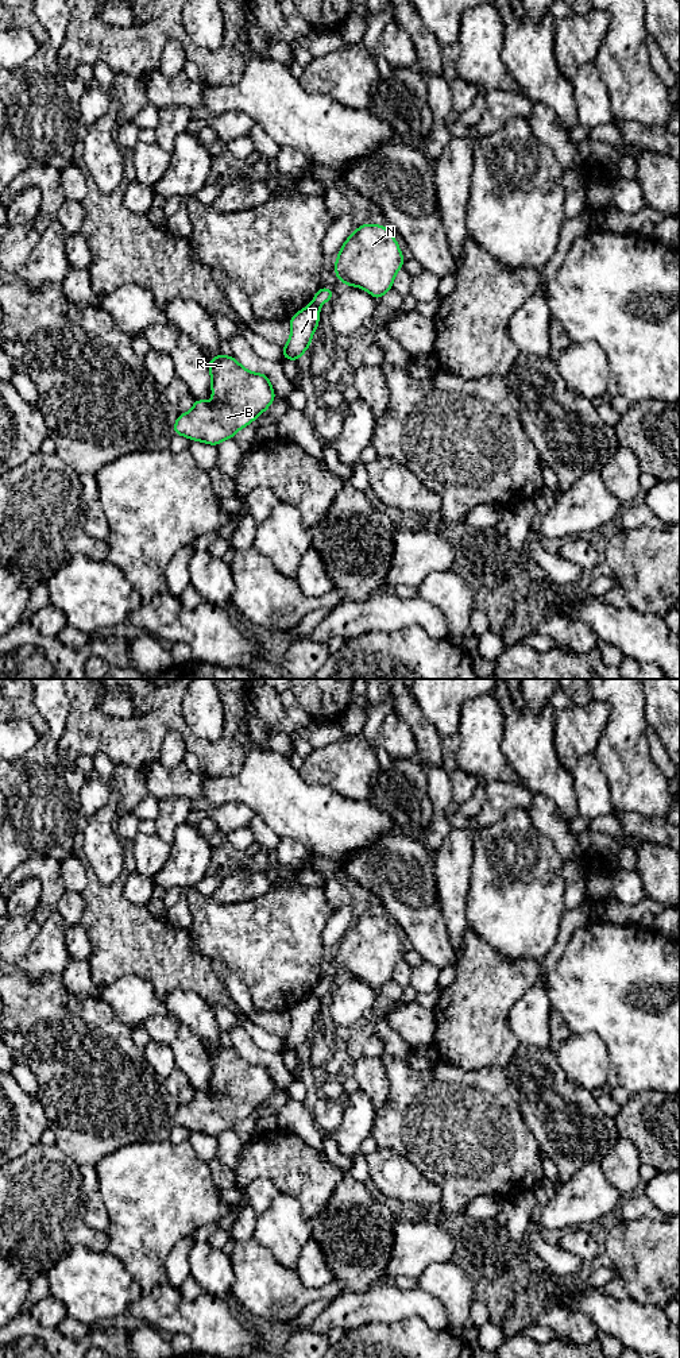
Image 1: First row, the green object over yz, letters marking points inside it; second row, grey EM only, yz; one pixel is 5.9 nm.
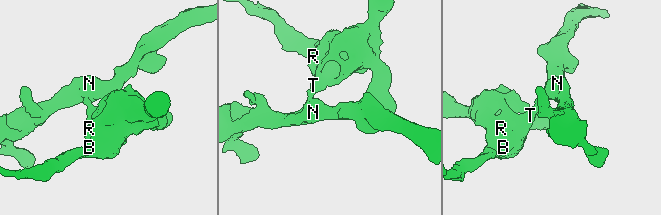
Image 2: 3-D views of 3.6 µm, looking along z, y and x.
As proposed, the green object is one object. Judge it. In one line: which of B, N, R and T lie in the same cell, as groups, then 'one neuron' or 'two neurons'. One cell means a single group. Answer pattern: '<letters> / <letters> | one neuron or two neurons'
B R T / N | two neurons

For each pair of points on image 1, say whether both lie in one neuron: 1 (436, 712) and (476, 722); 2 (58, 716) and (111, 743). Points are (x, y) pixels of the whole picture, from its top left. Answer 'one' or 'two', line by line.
1: two
2: two

